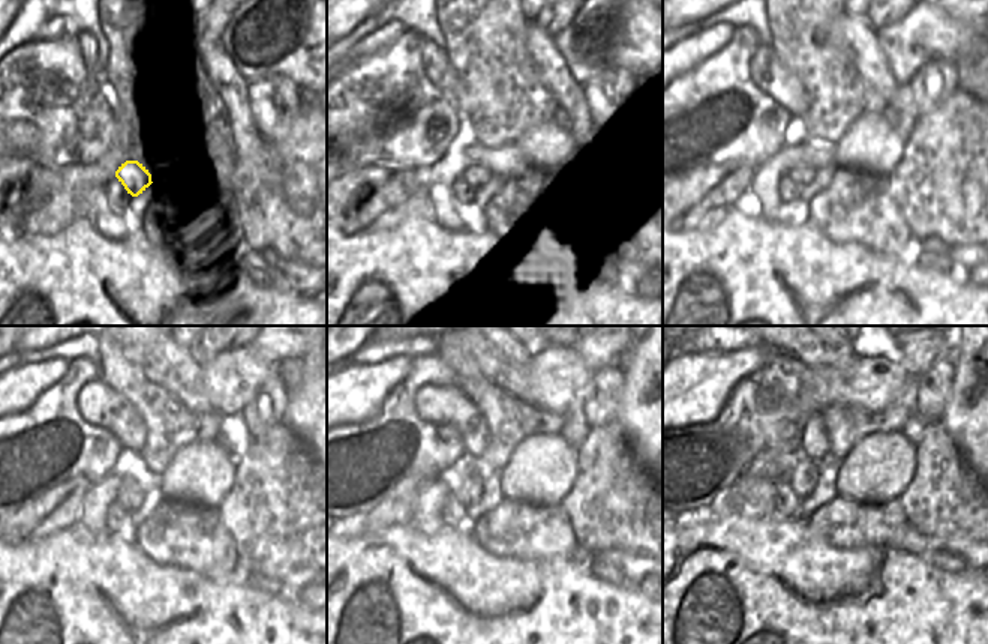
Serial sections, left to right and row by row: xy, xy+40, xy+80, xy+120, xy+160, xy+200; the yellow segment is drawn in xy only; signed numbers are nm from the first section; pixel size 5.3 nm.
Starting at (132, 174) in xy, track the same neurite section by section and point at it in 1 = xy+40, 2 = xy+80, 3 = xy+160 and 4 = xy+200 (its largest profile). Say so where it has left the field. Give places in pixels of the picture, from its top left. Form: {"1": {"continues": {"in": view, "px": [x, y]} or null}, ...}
{"1": {"continues": {"in": "xy+40", "px": [474, 176]}}, "2": {"continues": {"in": "xy+80", "px": [802, 173]}}, "3": {"continues": {"in": "xy+160", "px": [467, 488]}}, "4": {"continues": {"in": "xy+200", "px": [802, 476]}}}

